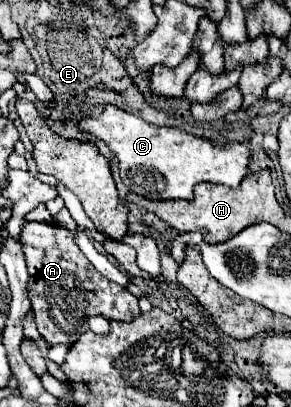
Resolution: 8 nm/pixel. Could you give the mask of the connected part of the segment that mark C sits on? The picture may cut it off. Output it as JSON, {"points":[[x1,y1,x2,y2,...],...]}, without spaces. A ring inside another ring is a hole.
{"points":[[107,105,103,115,97,119,81,119,81,131,93,133,103,139,107,147,119,159,119,171,123,183,137,195,147,199,191,199,193,187,201,181,223,183,239,187,247,177,251,145,249,141,233,141,227,145,215,145,209,139,195,137,177,127,163,127,143,121,115,105]]}

